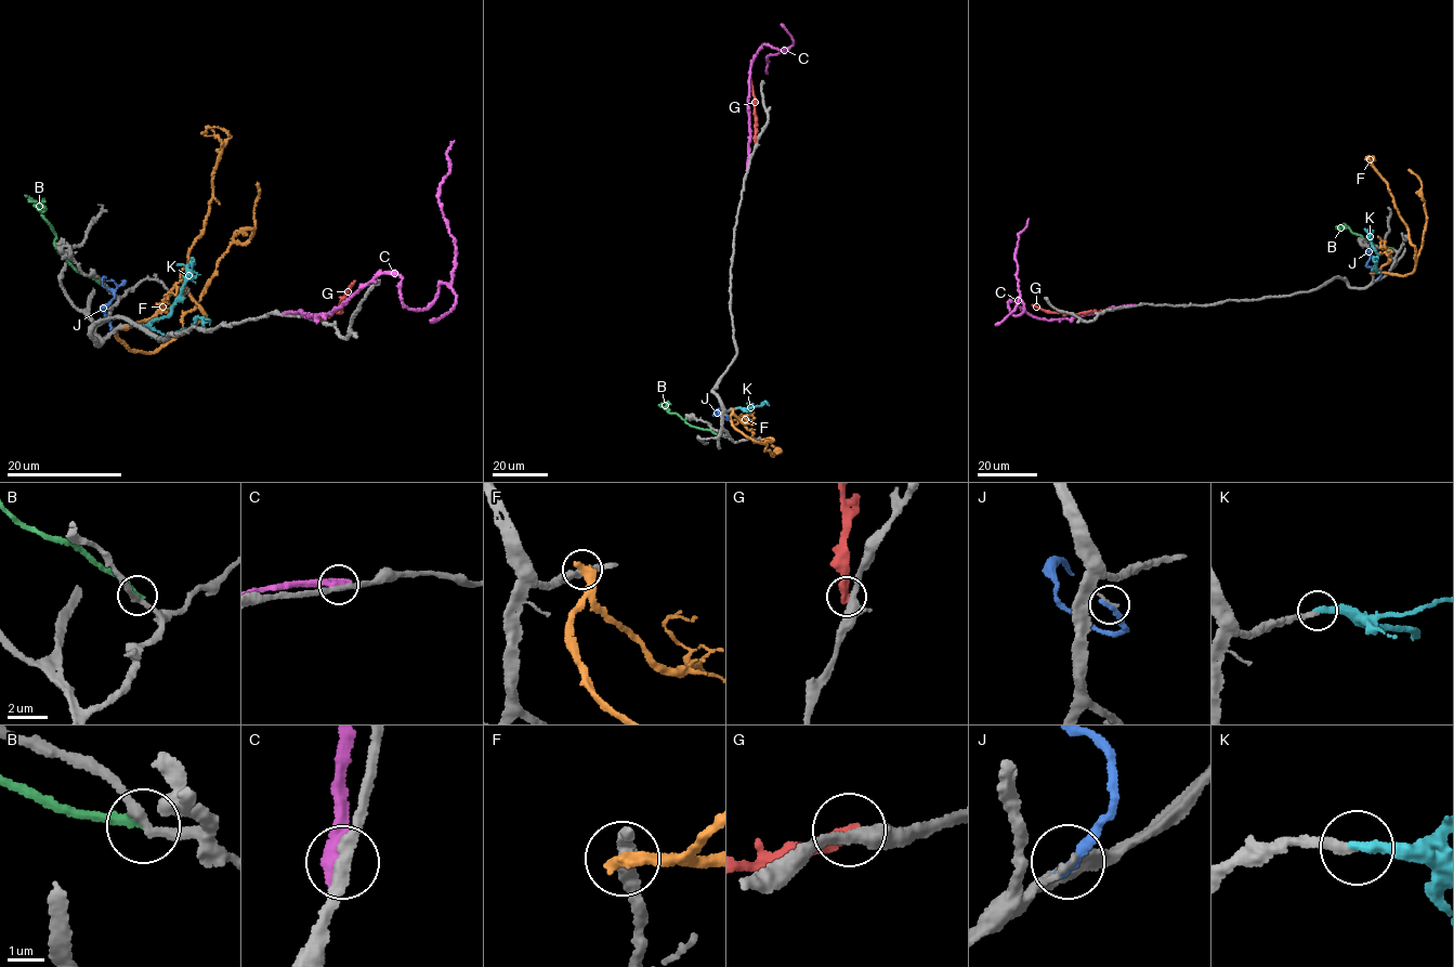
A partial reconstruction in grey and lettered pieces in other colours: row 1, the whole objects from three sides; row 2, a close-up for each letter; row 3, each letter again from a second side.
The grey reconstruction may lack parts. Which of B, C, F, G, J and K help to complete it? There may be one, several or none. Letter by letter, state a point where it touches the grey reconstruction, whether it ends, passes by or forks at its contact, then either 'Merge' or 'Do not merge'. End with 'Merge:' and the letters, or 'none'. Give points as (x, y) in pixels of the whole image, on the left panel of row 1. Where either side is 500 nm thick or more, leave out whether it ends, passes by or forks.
B: Touches grey at (110, 291). It ends there. Do not merge
C: Touches grey at (285, 314). It ends there. Do not merge
F: Touches grey at (126, 327). It ends there. Do not merge
G: Touches grey at (316, 316). It ends there. Do not merge
J: Touches grey at (105, 337). It ends there. Do not merge
K: Touches grey at (136, 326). It ends there. Merge
Merge: K

